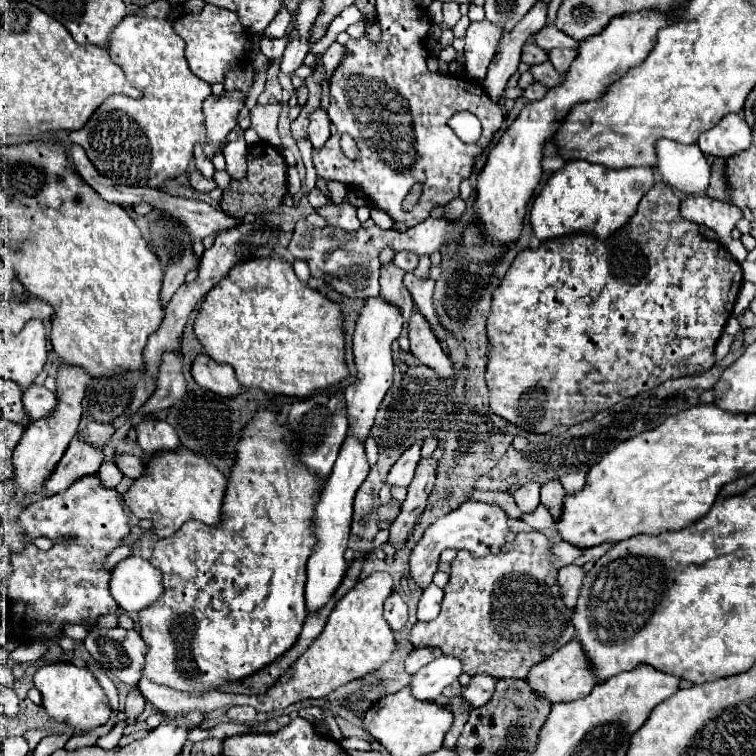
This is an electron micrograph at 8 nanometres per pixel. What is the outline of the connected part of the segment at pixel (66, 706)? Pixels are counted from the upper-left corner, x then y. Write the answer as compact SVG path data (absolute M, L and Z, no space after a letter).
M48 663L42 665L34 675L34 685L42 693L42 707L56 721L68 725L72 731L92 731L104 725L110 715L110 703L104 695L100 683L86 667L76 667L74 663Z

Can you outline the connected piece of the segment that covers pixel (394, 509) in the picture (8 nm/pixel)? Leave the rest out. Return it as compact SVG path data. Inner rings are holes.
M390 499L388 503L380 505L378 521L394 521L400 515L400 509L402 509L402 503L398 503L396 499Z

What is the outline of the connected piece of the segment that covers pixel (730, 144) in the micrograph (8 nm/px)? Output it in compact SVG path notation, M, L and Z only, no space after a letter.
M726 115L712 129L704 131L698 139L698 147L704 155L732 157L746 151L752 145L752 131L740 115Z

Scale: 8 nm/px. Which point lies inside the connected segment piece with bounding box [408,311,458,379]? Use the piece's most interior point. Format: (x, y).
(424, 346)

